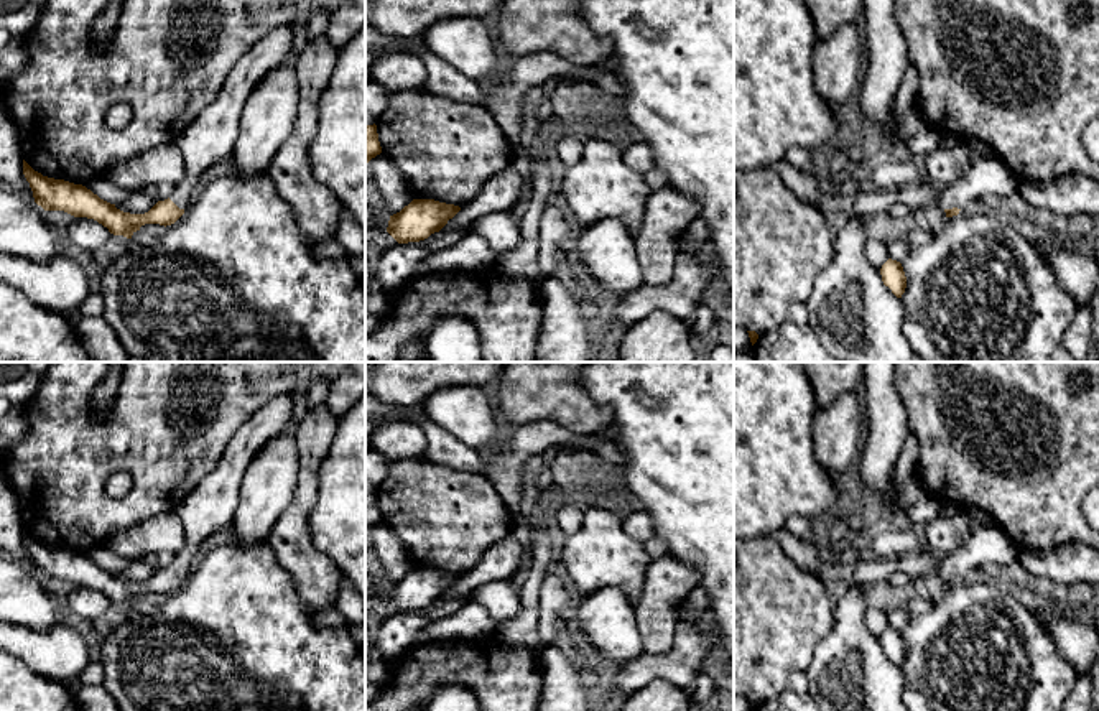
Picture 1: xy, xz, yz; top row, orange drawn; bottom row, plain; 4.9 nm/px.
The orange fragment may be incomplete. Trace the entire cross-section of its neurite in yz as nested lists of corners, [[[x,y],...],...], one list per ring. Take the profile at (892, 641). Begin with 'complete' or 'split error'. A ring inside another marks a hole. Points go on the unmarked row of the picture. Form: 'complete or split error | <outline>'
complete | [[[888,627],[880,637],[882,650],[897,667],[902,667],[907,657],[907,645],[900,630]]]

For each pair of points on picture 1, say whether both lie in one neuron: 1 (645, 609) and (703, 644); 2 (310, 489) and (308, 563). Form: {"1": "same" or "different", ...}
{"1": "different", "2": "same"}

